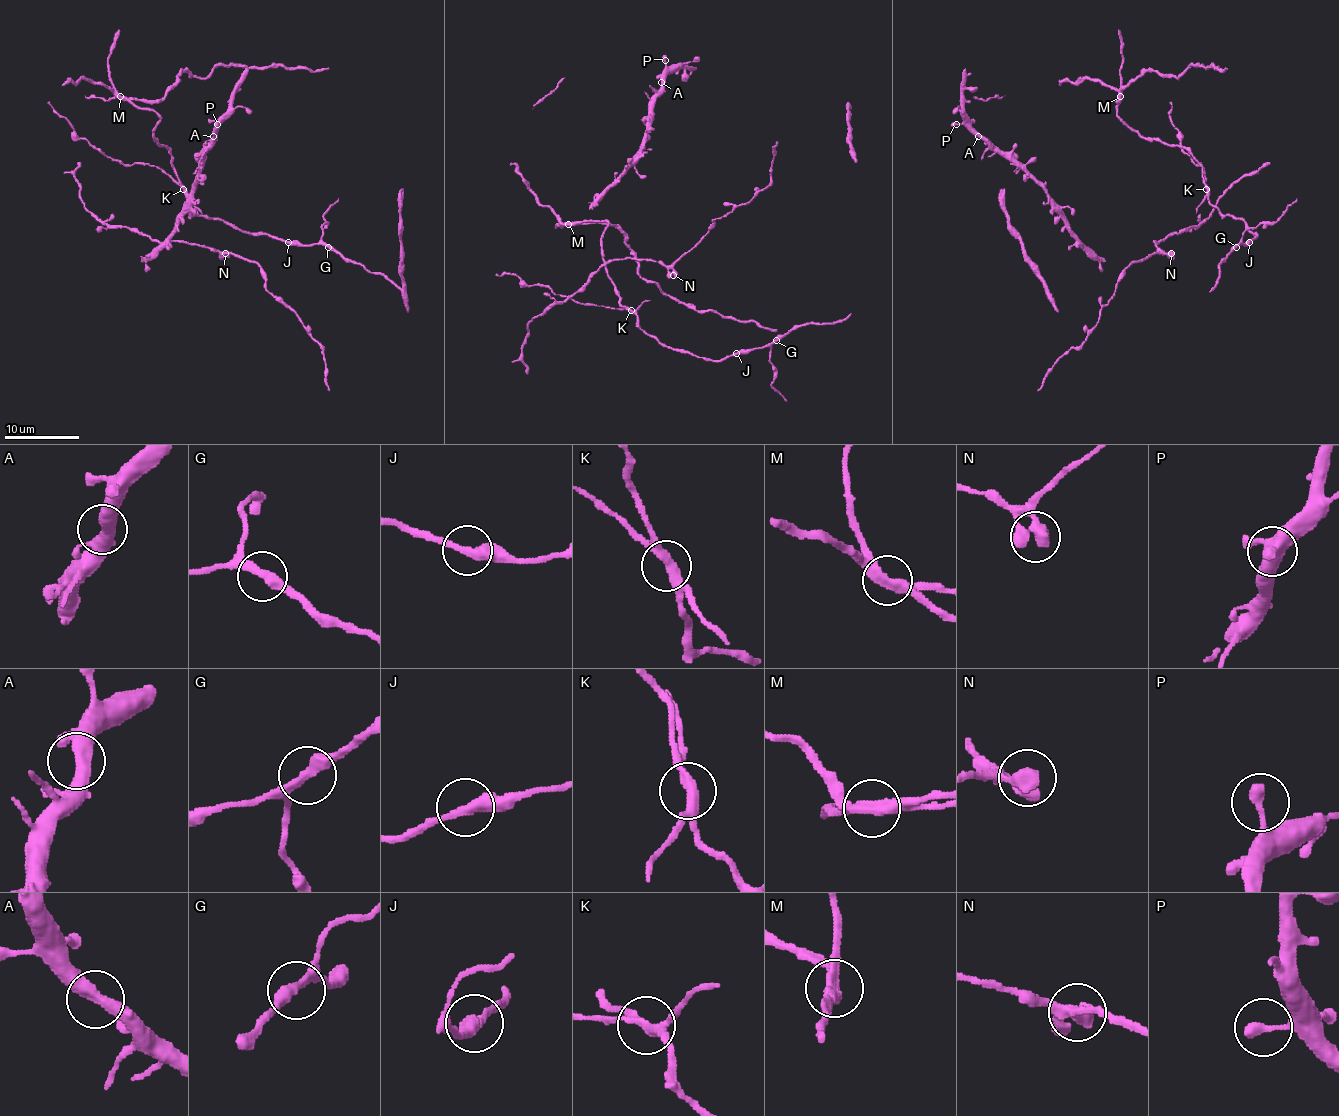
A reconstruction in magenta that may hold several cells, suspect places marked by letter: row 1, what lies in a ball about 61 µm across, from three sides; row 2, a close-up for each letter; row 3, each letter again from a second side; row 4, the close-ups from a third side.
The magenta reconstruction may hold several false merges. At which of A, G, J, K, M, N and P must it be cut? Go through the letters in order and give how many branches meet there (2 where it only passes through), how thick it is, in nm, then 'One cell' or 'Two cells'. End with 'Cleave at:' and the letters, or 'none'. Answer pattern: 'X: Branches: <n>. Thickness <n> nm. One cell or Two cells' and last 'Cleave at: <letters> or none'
A: Branches: 2. Thickness 440 nm. One cell
G: Branches: 2. Thickness 360 nm. One cell
J: Branches: 2. Thickness 380 nm. One cell
K: Branches: 3. Thickness 320 nm. Two cells
M: Branches: 2. Thickness 420 nm. Two cells
N: Branches: 2. Thickness 440 nm. One cell
P: Branches: 1. Thickness 400 nm. One cell
Cleave at: K, M

